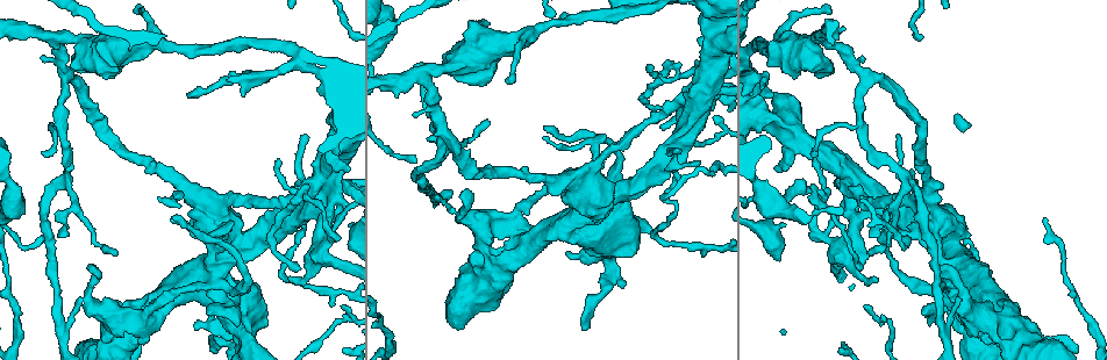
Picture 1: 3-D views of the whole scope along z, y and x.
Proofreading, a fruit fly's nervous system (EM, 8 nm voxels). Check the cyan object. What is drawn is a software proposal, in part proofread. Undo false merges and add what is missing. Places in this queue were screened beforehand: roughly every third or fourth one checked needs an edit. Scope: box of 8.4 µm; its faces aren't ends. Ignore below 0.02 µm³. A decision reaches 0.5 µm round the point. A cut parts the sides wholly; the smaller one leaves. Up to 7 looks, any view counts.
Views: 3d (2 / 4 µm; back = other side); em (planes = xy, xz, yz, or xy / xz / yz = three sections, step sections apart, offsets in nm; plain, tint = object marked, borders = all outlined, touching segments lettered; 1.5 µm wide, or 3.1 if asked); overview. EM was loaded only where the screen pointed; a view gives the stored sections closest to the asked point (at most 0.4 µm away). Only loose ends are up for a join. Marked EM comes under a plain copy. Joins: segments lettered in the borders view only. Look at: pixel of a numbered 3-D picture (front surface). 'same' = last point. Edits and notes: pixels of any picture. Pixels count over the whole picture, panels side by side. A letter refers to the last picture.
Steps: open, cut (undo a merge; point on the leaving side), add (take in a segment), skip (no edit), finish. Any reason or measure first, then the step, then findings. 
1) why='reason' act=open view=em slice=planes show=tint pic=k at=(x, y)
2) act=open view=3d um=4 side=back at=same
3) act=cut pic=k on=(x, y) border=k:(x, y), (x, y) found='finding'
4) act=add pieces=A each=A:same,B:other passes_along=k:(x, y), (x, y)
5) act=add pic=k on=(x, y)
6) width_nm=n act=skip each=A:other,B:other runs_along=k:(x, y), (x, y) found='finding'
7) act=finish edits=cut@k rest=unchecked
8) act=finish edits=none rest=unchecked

act=open view=em slice=yz step=4 show=tint pic=1 at=(330, 227)

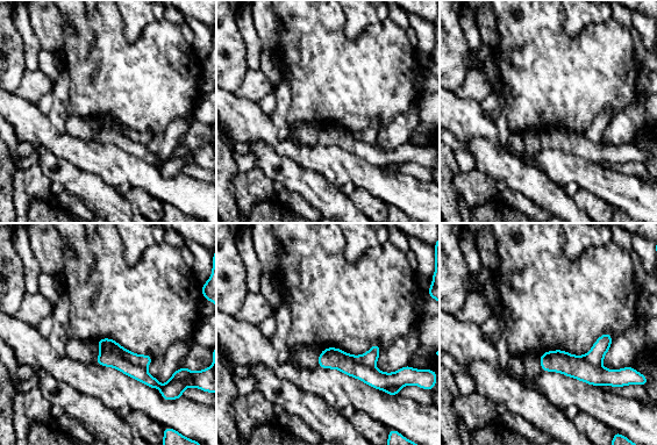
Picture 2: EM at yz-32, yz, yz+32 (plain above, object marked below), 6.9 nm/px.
act=open view=em slice=planes show=tint at=same

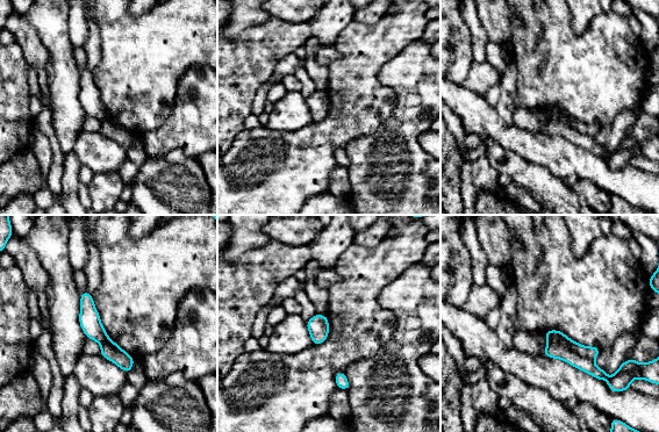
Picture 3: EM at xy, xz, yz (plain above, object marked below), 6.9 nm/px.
why='what lies round it' act=open view=em slice=planes show=borders at=same

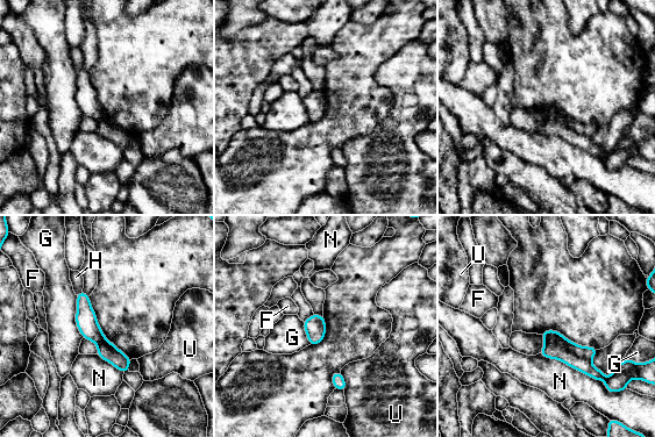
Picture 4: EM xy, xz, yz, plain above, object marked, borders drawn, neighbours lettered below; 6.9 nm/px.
act=cut pic=4 on=(552, 351) each=F:other,G:other,H:other,N:other,U:other border=4:(546, 341), (562, 344), (589, 359) found='two neurons meet here'

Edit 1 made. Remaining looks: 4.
why='branch stops here' act=open view=em slice=planes show=borders pic=1 at=(281, 161)

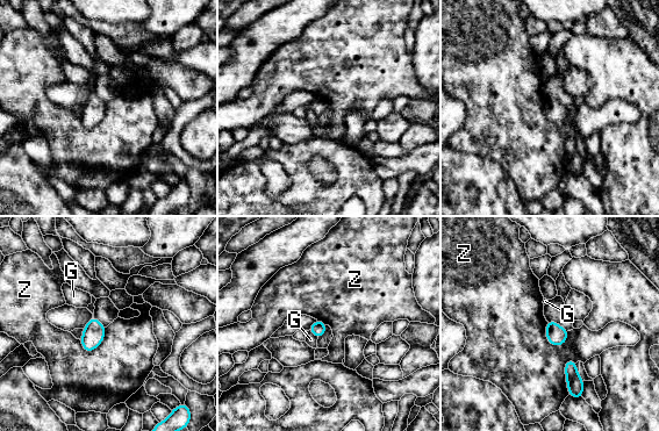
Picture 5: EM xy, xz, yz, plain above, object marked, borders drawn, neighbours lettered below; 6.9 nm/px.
act=skip each=G:other,Z:other found='no lettered segment goes on from it'

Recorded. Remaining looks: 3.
act=finish edits=cut@4 rest=unchecked

